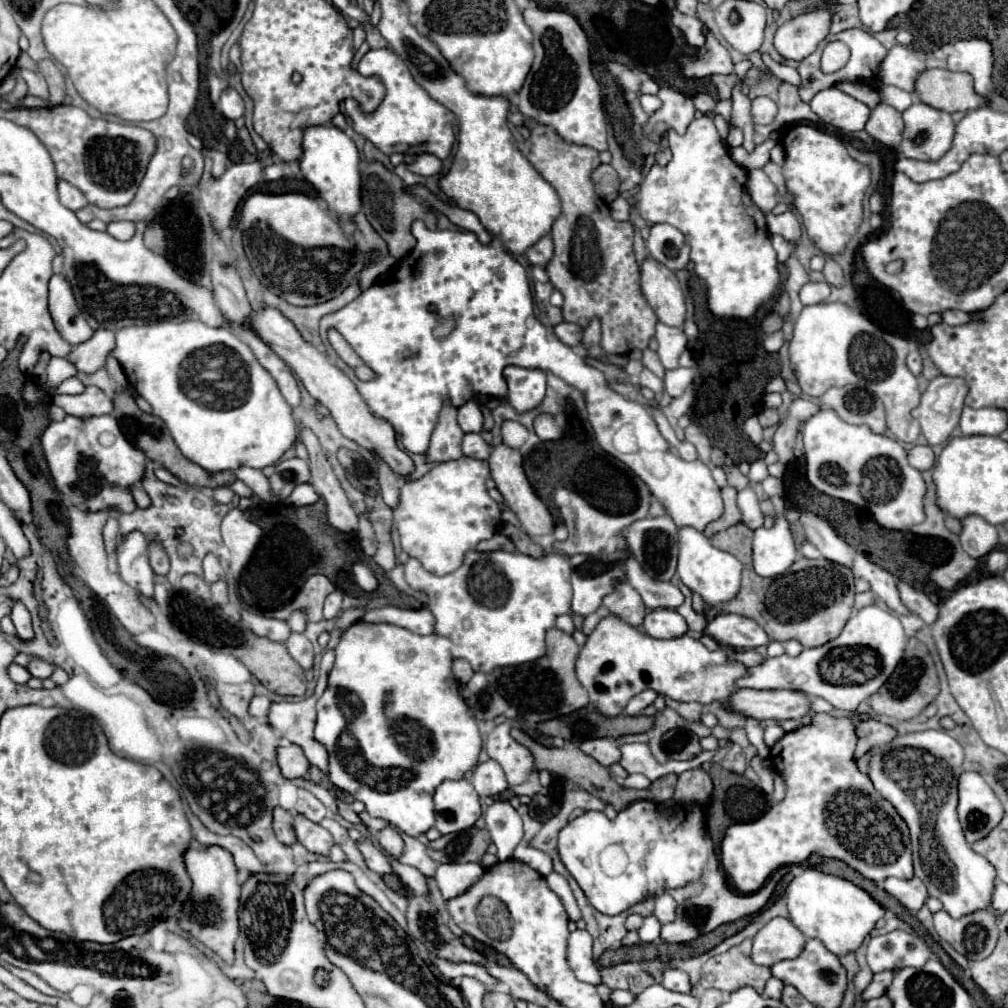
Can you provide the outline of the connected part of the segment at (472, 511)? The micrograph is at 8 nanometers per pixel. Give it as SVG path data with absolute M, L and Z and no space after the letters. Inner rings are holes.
M464 455L456 461L444 461L444 463L434 465L418 481L404 483L400 489L400 503L394 509L394 527L398 529L402 549L410 557L416 557L434 575L446 575L446 573L456 571L456 567L460 567L466 551L472 551L472 549L476 549L476 545L480 541L490 539L494 535L494 525L496 525L496 531L502 527L500 507L488 495L488 489L486 489L488 477L490 477L488 461L472 459L472 457Z

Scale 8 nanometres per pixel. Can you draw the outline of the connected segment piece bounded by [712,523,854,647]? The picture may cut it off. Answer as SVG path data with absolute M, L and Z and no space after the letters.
M738 523L738 525L734 525L726 531L720 531L712 537L712 545L716 549L736 555L736 559L740 559L740 563L742 563L740 595L736 595L736 599L724 603L724 607L720 607L720 609L726 613L738 613L738 615L754 619L774 641L796 639L804 647L820 647L820 645L828 643L828 639L836 639L836 635L840 635L840 631L844 629L844 623L848 623L848 617L850 617L852 605L854 605L854 575L852 575L852 571L848 567L840 567L838 563L828 563L826 559L802 557L780 577L774 577L774 579L758 577L752 571L752 533L754 531L750 527L746 527L744 523Z

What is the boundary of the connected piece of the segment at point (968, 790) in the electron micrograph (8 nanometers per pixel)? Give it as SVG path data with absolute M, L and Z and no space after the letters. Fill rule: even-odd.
M964 771L958 779L958 817L966 841L974 843L988 835L1000 823L1002 813L990 785L978 773Z

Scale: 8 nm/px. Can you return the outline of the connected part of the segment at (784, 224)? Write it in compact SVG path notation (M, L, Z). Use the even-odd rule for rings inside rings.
M786 211L782 215L772 215L768 213L766 215L766 225L768 225L768 231L770 233L776 233L776 235L782 235L786 241L798 245L800 237L802 237L802 229L800 229L800 223L798 223L798 217L792 213L792 211Z

